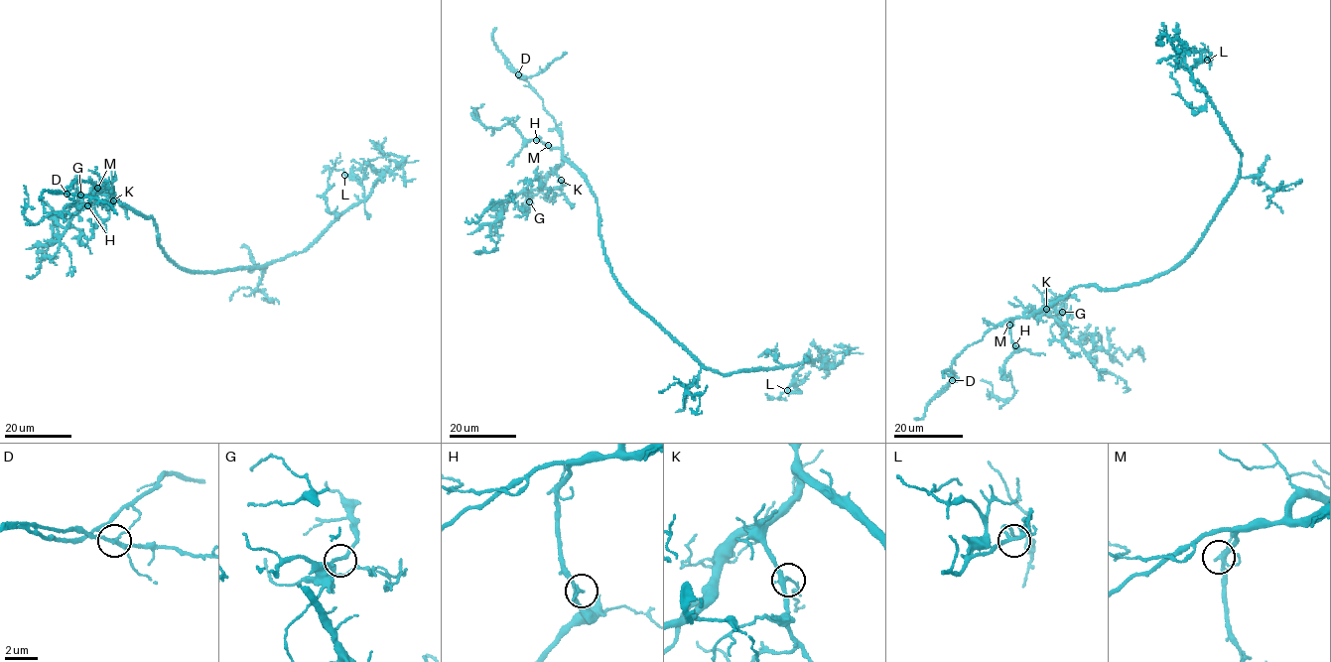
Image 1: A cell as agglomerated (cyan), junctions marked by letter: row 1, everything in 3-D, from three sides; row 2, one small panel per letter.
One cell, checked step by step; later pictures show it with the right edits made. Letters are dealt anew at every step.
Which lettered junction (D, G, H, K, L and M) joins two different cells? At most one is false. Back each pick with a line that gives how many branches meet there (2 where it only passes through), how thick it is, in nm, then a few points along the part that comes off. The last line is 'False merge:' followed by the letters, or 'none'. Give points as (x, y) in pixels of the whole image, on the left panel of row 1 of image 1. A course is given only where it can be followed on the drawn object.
D: Branches: 4. Thickness 160 nm. Course of the part to remove: (66, 194), (98, 198), (116, 214)
False merge: D

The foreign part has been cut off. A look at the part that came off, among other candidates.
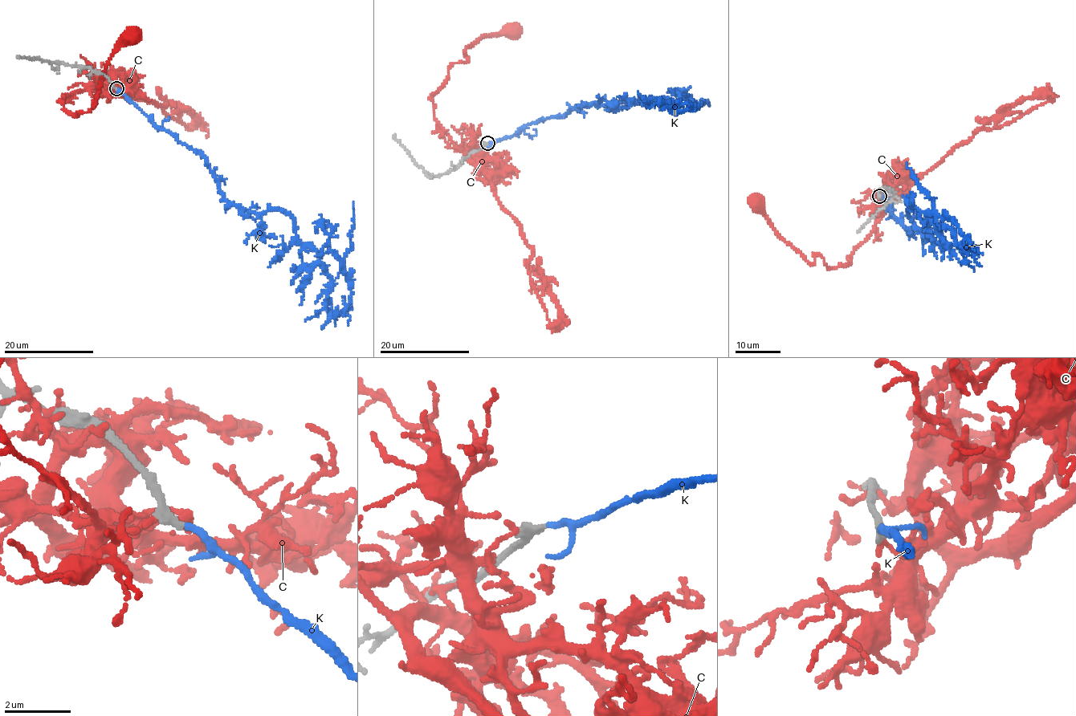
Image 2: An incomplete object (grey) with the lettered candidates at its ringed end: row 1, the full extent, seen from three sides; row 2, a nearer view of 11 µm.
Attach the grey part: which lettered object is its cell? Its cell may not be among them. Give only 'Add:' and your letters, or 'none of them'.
Add: K

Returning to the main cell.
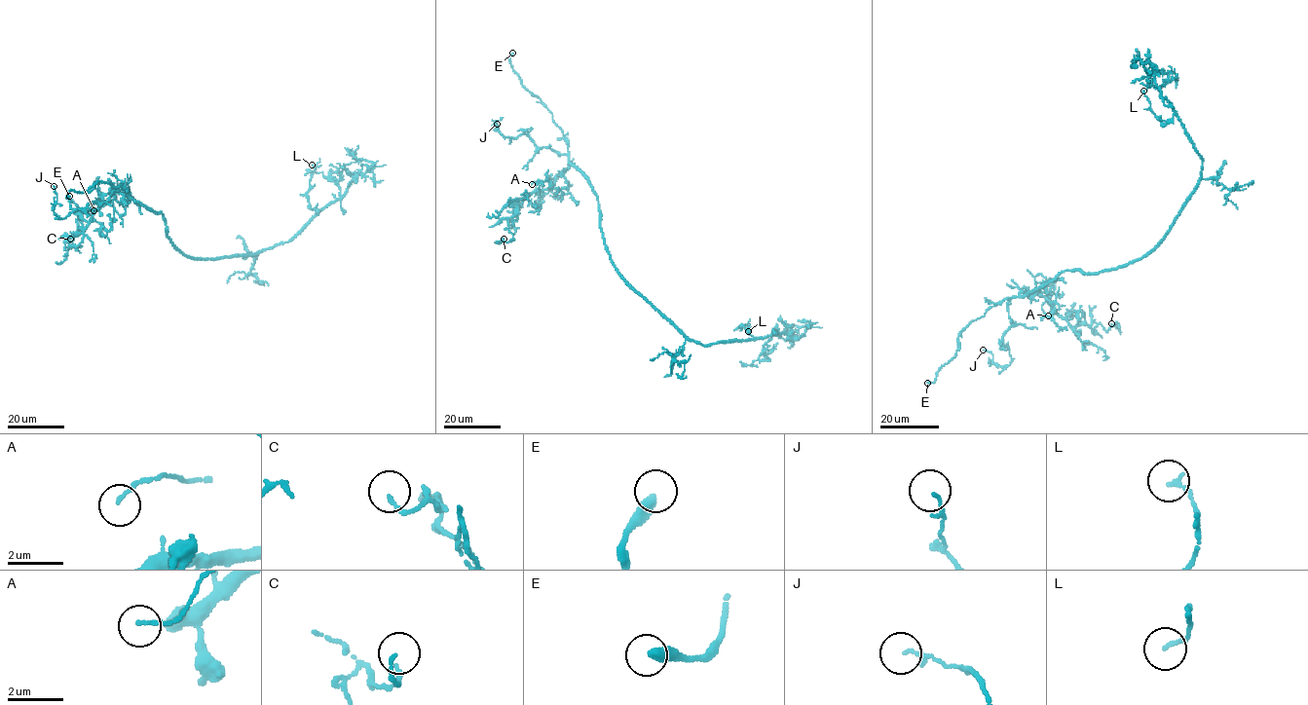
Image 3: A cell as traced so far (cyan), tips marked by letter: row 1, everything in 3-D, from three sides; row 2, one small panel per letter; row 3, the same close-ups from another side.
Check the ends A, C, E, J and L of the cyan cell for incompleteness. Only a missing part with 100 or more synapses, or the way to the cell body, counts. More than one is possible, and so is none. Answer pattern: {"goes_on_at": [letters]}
{"goes_on_at": ["E"]}

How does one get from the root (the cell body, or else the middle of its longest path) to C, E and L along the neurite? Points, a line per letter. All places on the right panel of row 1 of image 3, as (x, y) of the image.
C: (1140, 258), (1060, 272), (1020, 293), (1040, 293), (1072, 327), (1116, 321), (1120, 331), (1111, 323)
E: (1140, 258), (1096, 273), (1060, 272), (1021, 297), (1004, 298), (962, 329), (954, 356), (927, 383)
L: (1140, 258), (1165, 235), (1199, 179), (1202, 166), (1201, 156), (1177, 116), (1162, 125), (1143, 91)

